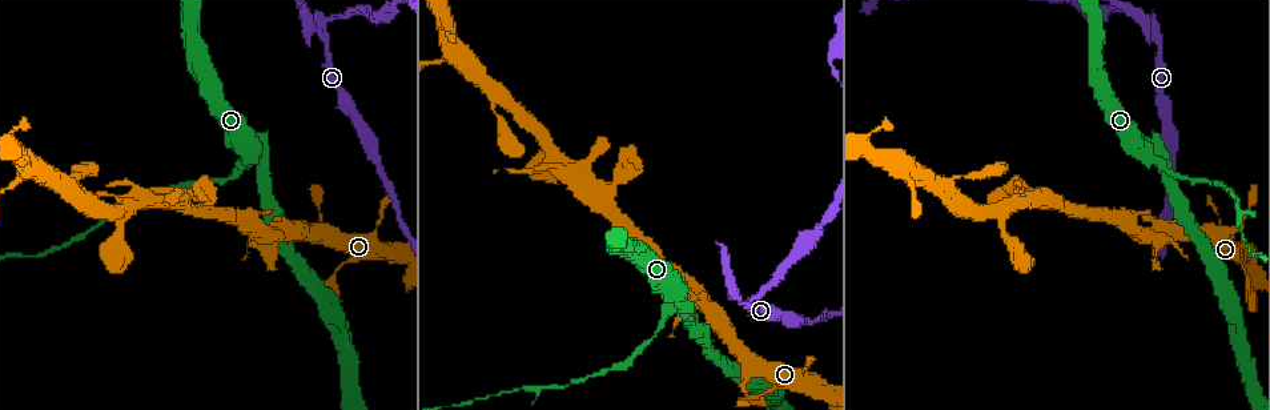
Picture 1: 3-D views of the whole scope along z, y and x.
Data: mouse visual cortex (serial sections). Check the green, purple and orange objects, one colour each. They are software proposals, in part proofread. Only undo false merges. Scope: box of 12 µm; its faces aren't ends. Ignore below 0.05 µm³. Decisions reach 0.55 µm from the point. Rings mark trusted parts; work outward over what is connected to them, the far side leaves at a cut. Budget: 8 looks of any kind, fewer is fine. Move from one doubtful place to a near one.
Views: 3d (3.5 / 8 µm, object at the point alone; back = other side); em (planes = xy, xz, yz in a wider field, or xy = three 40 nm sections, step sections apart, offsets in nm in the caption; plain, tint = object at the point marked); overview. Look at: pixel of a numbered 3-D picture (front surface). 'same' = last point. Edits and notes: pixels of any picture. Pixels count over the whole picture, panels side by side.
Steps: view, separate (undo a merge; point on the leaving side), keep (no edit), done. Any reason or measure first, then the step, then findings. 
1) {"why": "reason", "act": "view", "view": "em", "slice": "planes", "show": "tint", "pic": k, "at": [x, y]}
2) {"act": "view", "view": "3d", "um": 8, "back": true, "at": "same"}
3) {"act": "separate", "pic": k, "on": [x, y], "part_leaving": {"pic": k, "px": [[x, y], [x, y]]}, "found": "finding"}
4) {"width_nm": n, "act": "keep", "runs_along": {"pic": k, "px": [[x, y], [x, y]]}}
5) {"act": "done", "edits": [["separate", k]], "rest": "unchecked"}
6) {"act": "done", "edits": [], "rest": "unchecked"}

{"why": "three-way junction", "act": "view", "view": "3d", "um": 8, "pic": 1, "at": [322, 25]}

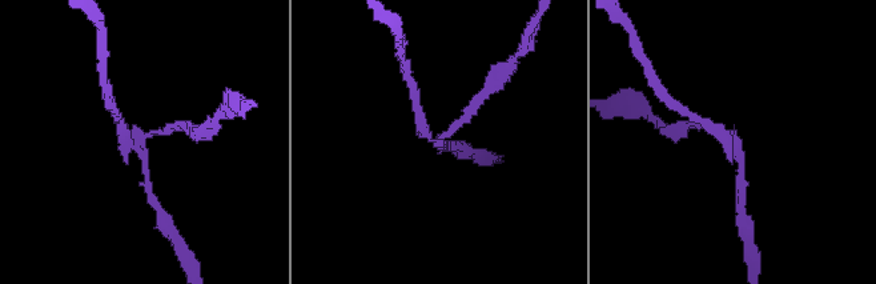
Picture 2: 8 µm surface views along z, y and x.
{"why": "now the EM", "act": "view", "view": "em", "slice": "xy", "step": 1, "show": "tint", "pic": 2, "at": [439, 144]}

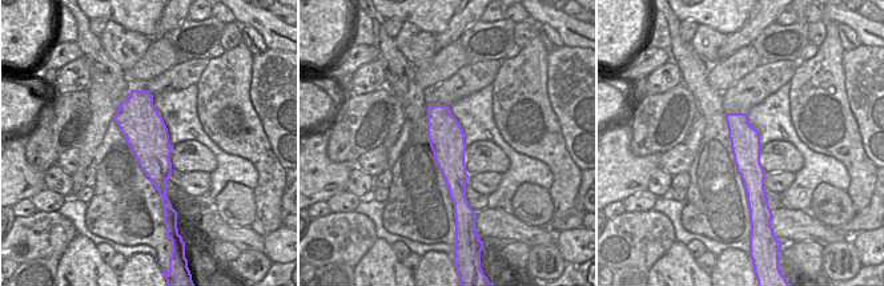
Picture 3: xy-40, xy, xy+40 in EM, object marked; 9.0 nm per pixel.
{"act": "separate", "pic": 2, "on": [463, 119], "found": "two cells meet here"}

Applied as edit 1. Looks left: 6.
{"act": "view", "view": "3d", "um": 3.5, "pic": 1, "at": [269, 234]}

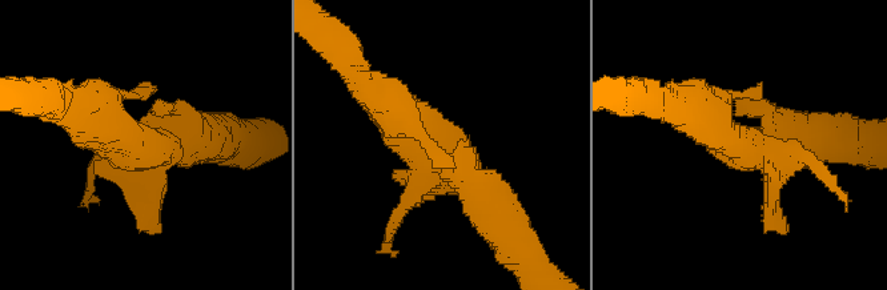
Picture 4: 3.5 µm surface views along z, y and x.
{"act": "view", "view": "em", "slice": "xy", "step": 3, "show": "tint", "pic": 4, "at": [149, 152]}

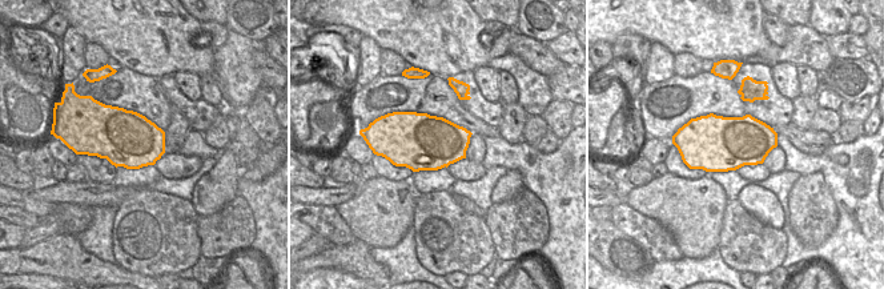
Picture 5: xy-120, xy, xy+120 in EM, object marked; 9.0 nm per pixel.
{"act": "view", "view": "em", "slice": "xy", "step": 5, "show": "tint", "at": "same"}

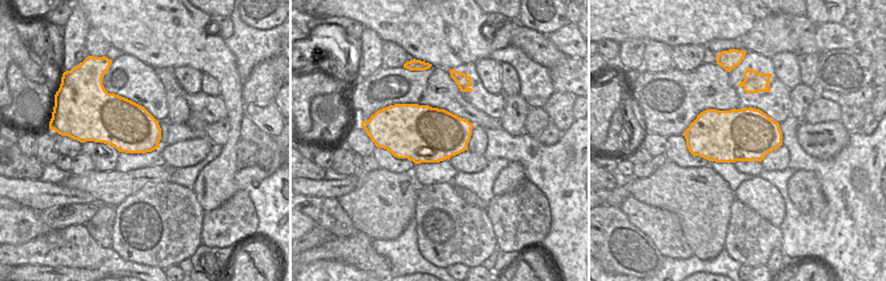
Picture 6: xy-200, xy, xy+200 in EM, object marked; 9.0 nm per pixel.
{"act": "separate", "pic": 4, "on": [139, 216], "part_leaving": {"pic": 4, "px": [[769, 161], [771, 214], [786, 230]]}, "found": "two cells meet here"}

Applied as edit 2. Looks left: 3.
{"why": "sudden change in width", "act": "view", "view": "em", "slice": "xy", "step": 1, "show": "tint", "pic": 1, "at": [587, 175]}

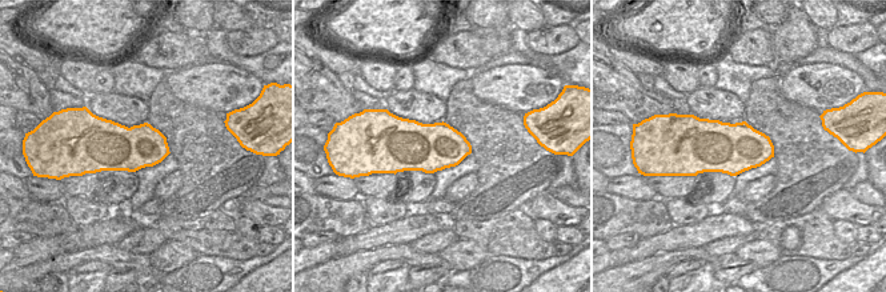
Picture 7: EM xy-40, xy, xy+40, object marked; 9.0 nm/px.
{"why": "wider look", "act": "view", "view": "3d", "um": 3.5, "at": "same"}

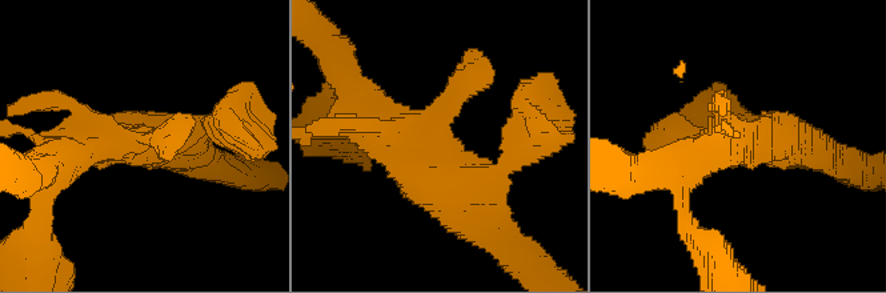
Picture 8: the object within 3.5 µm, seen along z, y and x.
{"width_nm": 440, "act": "keep", "runs_along": {"pic": 8, "px": [[480, 224], [365, 124], [361, 101]]}, "found": "all the same cell"}

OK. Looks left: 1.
{"act": "done", "edits": [["separate", 2], ["separate", 4]], "rest": "unchecked"}

